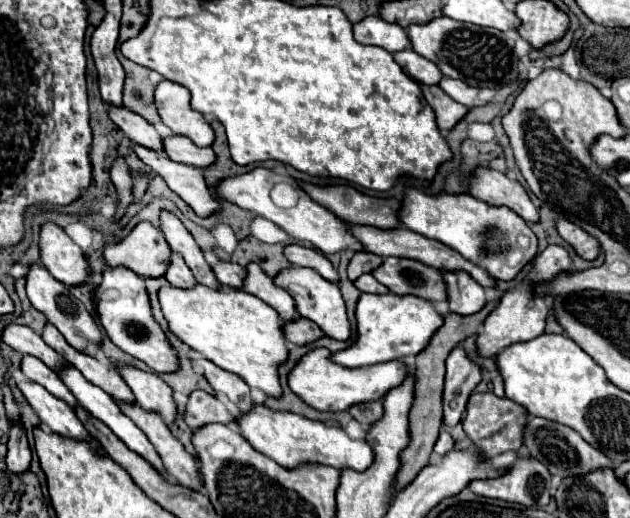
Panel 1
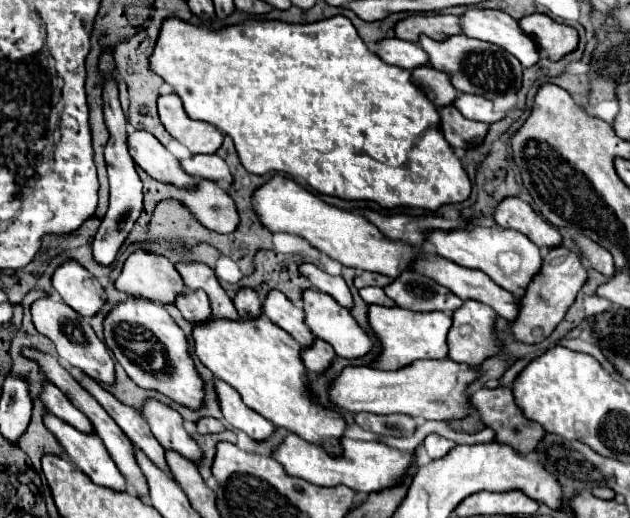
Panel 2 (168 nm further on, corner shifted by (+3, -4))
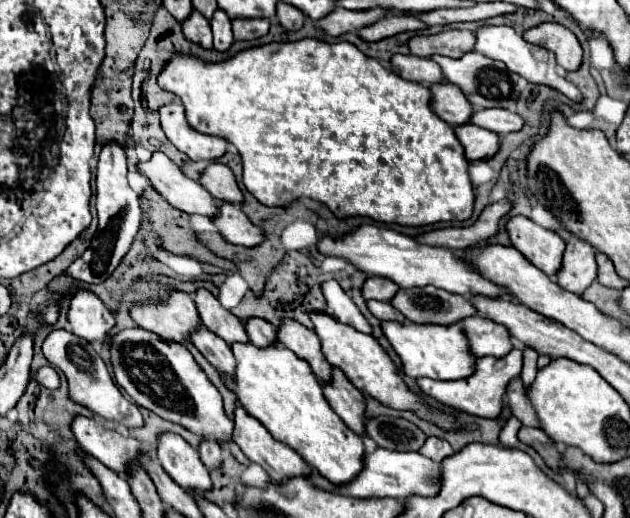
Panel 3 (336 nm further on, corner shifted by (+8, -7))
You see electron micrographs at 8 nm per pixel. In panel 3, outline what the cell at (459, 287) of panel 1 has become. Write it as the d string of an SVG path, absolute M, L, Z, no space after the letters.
M470 316L462 320L462 326L470 344L470 352L474 356L502 358L514 348L508 330L502 324L496 324L488 318Z

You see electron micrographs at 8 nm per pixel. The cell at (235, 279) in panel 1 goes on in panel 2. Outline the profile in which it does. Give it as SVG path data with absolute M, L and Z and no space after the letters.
M249 289L237 291L233 303L235 303L241 317L247 317L247 319L255 319L257 315L261 317L261 311L263 311L261 309L261 299L253 291L249 291Z

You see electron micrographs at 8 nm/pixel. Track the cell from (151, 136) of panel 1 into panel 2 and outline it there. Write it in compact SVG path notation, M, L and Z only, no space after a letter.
M135 131L127 139L129 153L137 167L149 173L155 181L175 185L179 189L193 189L197 179L187 175L177 157L173 157L151 133Z

